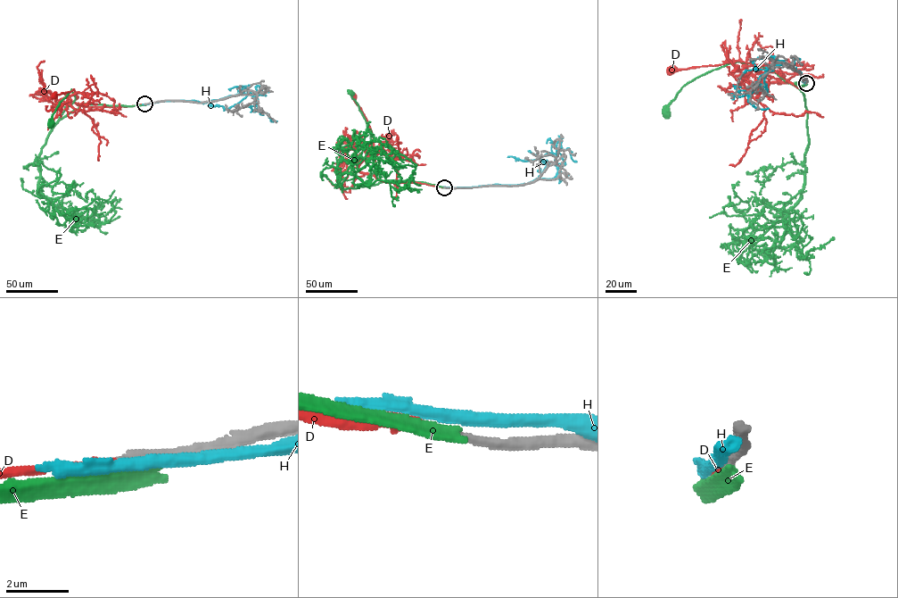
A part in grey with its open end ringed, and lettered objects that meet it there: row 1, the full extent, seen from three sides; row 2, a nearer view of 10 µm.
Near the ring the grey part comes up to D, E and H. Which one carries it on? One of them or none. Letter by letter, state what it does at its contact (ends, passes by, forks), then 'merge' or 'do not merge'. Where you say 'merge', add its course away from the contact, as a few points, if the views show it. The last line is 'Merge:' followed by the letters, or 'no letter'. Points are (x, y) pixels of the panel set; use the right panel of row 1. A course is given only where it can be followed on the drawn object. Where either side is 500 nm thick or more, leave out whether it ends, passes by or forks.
D: it ends there; merge; it runs (806, 83), (799, 87), (769, 67), (744, 62), (671, 70)
E: it passes by; do not merge
H: it passes by; do not merge
Merge: D

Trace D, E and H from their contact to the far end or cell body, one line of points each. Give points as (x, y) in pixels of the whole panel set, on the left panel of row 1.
D: (144, 103), (88, 107), (73, 102), (76, 98), (73, 89), (53, 95)
E: (144, 104), (83, 103), (60, 119), (75, 100), (71, 89), (59, 103), (50, 124)
H: (144, 103), (173, 101), (206, 103), (258, 91), (257, 110), (266, 112), (271, 121), (277, 120)

